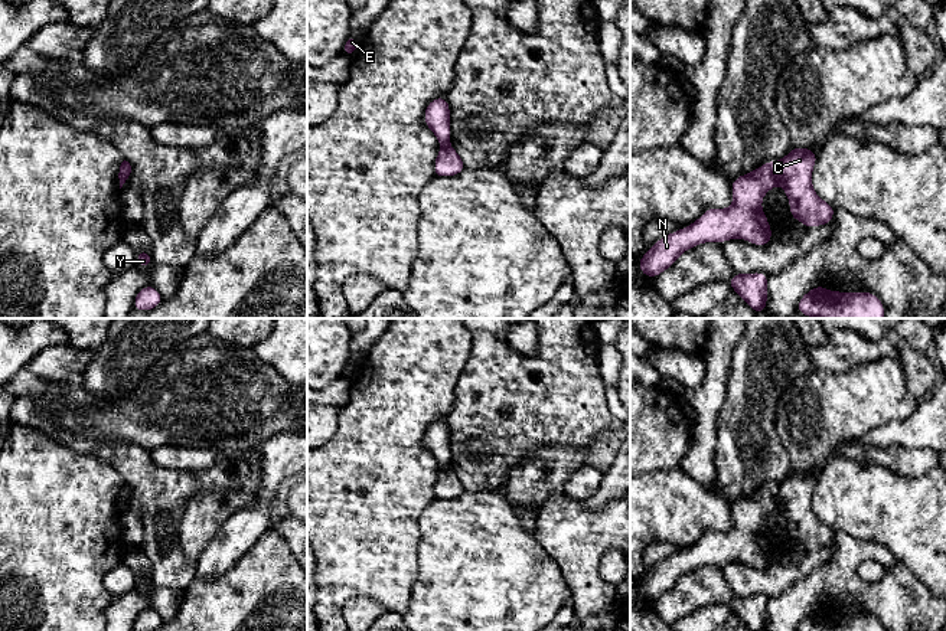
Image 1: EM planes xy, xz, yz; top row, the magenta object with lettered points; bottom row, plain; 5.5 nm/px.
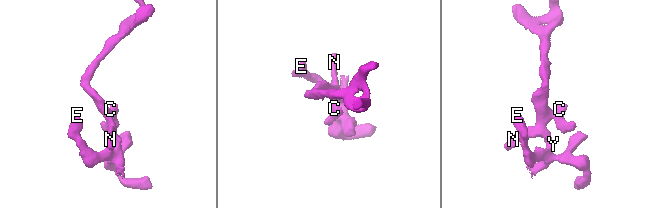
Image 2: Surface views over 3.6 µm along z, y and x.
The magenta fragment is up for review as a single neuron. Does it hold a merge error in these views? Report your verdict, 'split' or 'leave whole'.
split

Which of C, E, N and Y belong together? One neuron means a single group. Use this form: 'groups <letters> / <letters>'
groups C / E N Y

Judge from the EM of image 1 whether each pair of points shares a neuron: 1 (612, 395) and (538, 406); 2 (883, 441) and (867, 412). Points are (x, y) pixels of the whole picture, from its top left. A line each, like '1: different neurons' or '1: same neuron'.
1: different neurons
2: different neurons

